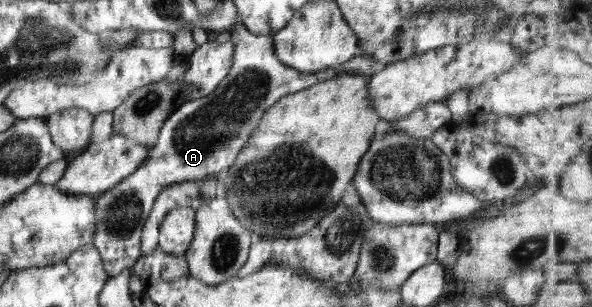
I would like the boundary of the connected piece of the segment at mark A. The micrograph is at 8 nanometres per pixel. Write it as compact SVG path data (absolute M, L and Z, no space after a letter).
M236 22L229 27L226 37L233 48L232 62L226 76L210 94L177 104L158 129L157 139L135 171L95 199L95 233L89 246L96 249L109 277L128 271L139 258L141 226L157 194L172 183L203 180L211 174L216 174L216 177L223 174L243 149L262 114L280 97L324 82L340 72L372 76L382 68L374 57L359 55L335 68L301 73L276 59L272 36L250 34L241 22Z

